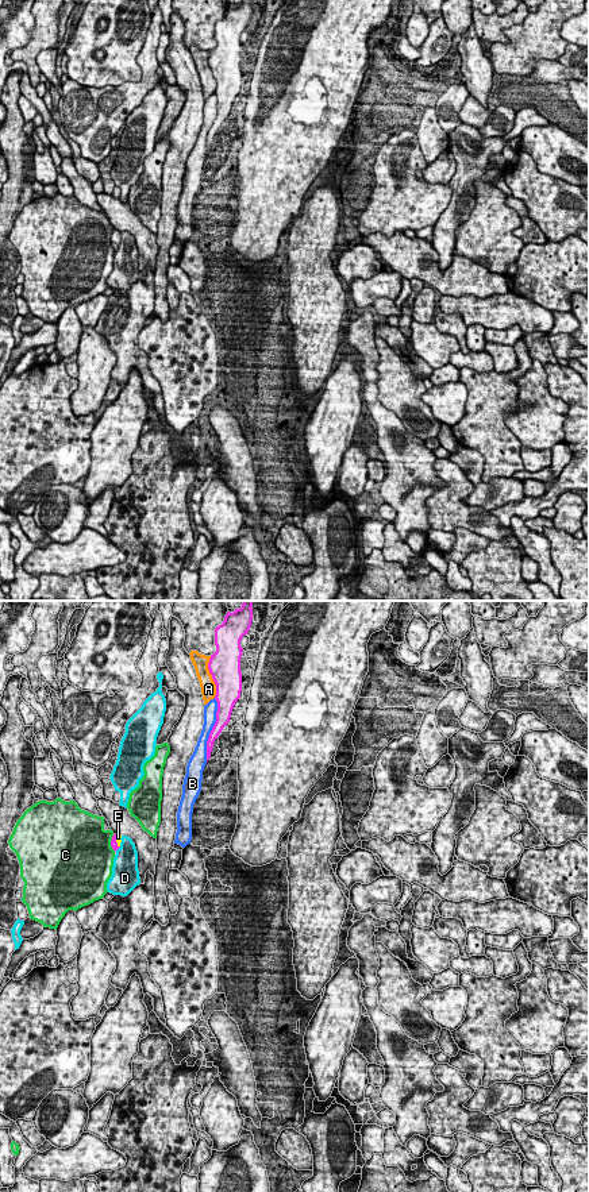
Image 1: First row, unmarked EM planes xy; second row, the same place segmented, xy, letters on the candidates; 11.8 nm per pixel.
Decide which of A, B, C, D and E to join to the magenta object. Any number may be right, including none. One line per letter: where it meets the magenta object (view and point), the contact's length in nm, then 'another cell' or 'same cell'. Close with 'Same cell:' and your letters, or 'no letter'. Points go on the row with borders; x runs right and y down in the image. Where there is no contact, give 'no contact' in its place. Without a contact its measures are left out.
A: xy (212, 676) | 500 nm | another cell
B: xy (212, 729) | 750 nm | another cell
C: xy (111, 843) | 220 nm | another cell
D: xy (118, 848) | 100 nm | another cell
E: xy (115, 841) | 170 nm | same cell
Same cell: E

